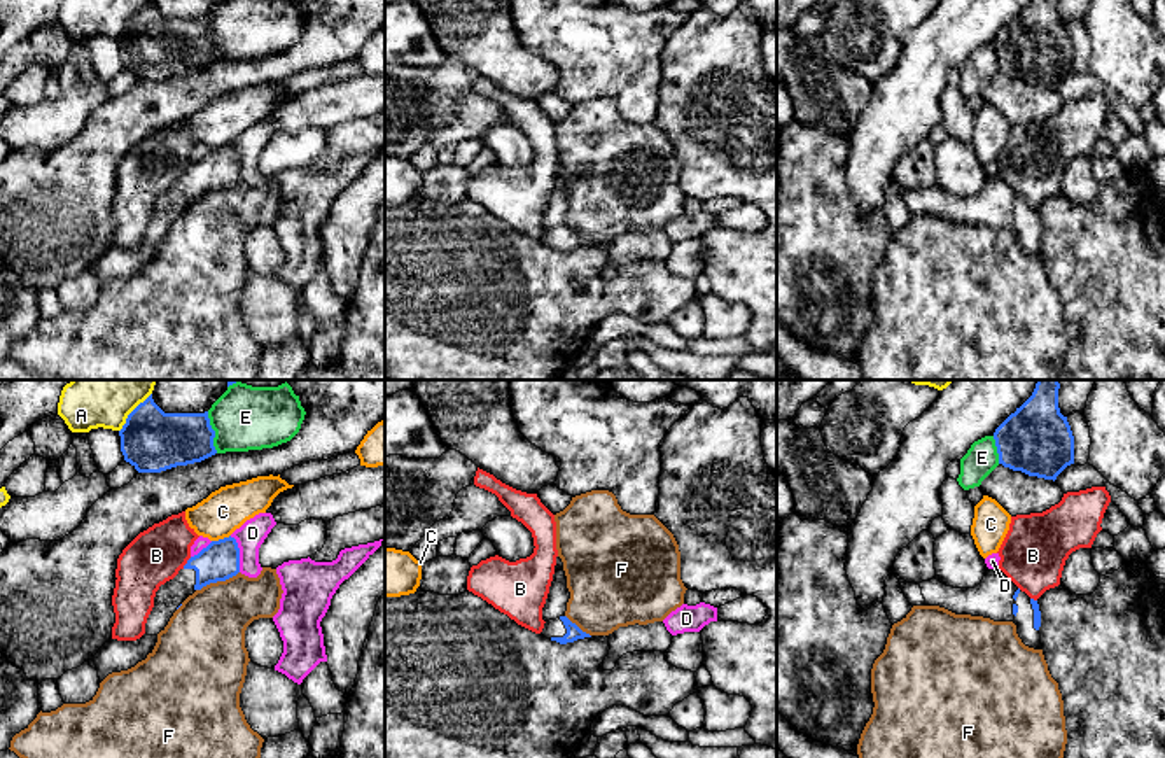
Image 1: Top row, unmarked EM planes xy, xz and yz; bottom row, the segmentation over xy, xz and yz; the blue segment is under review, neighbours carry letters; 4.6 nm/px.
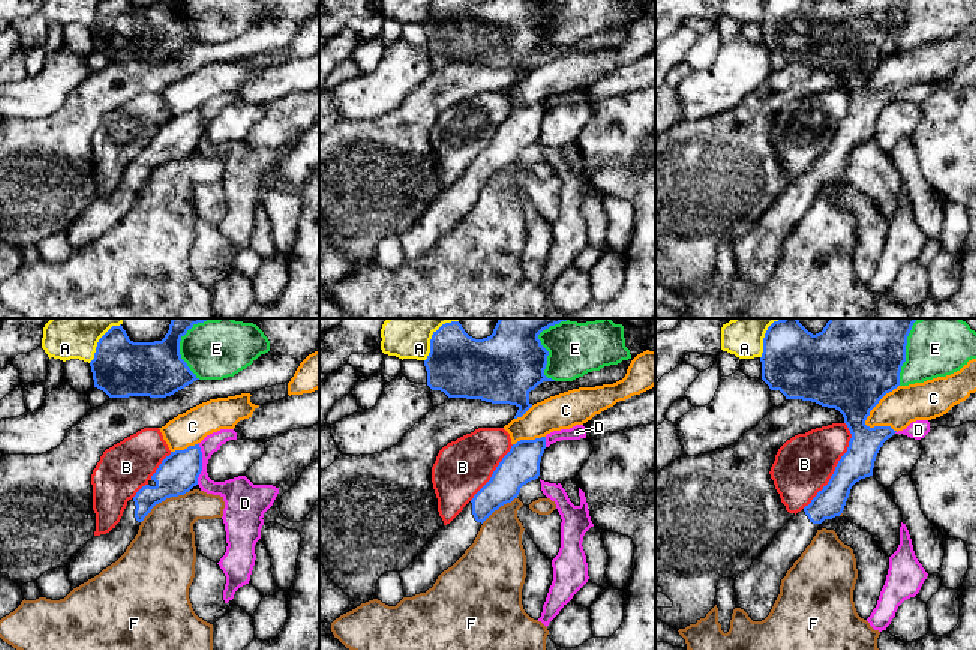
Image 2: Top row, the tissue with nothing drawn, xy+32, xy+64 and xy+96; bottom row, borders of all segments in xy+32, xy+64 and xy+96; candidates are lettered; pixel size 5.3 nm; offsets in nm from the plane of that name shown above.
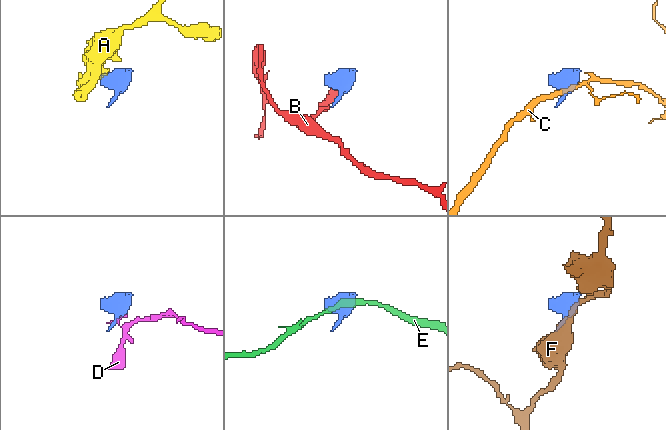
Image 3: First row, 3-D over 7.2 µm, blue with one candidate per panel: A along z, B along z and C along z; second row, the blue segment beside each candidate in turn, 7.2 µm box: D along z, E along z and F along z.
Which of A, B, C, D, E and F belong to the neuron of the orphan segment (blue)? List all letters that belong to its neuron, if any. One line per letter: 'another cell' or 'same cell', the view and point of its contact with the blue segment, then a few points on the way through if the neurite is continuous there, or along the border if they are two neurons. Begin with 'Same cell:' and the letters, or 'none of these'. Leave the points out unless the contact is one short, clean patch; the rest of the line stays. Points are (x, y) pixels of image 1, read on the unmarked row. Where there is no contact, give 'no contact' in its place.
Same cell: none of these
A: another cell; meets blue in xy at (132, 20); border along xy (151, 0), (128, 23), (119, 39)
B: another cell; meets blue in xy at (188, 170)
C: another cell; meets blue in xy at (221, 147)
D: another cell; meets blue in xy at (238, 161)
E: another cell; meets blue in xy at (214, 41)
F: another cell; meets blue in xy at (217, 188); border along xy (238, 179), (196, 198)

